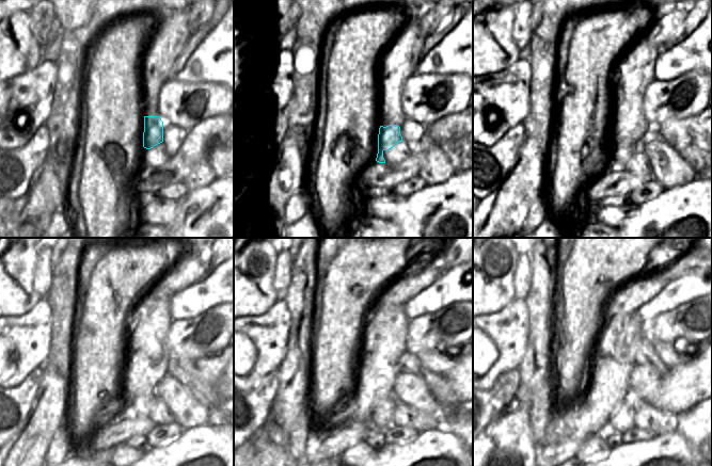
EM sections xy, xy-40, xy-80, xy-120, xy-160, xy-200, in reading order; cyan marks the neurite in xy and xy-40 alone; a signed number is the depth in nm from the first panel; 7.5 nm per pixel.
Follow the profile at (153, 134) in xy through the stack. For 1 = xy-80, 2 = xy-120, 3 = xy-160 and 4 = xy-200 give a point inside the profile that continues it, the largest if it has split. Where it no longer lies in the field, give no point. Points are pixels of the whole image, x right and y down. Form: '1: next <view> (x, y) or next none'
1: next xy-80 (619, 157)
2: next xy-120 (141, 405)
3: next xy-160 (381, 418)
4: next xy-200 (621, 420)

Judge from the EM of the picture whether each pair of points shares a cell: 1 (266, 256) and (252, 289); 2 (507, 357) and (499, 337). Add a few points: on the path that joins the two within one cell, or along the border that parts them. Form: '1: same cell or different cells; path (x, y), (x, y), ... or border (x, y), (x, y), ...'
1: same cell; path (257, 264), (254, 268), (252, 280)
2: same cell; path (502, 352), (499, 342)

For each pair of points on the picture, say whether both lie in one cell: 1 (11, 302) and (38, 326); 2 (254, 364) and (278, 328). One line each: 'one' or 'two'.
1: two
2: one

